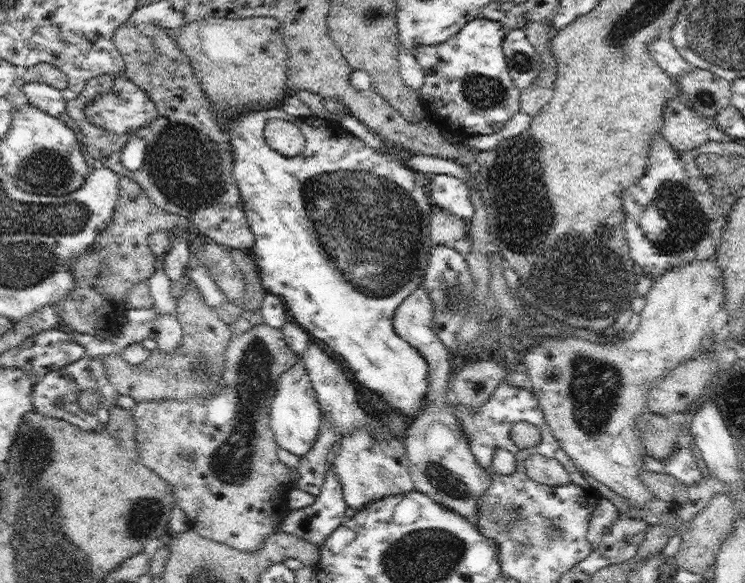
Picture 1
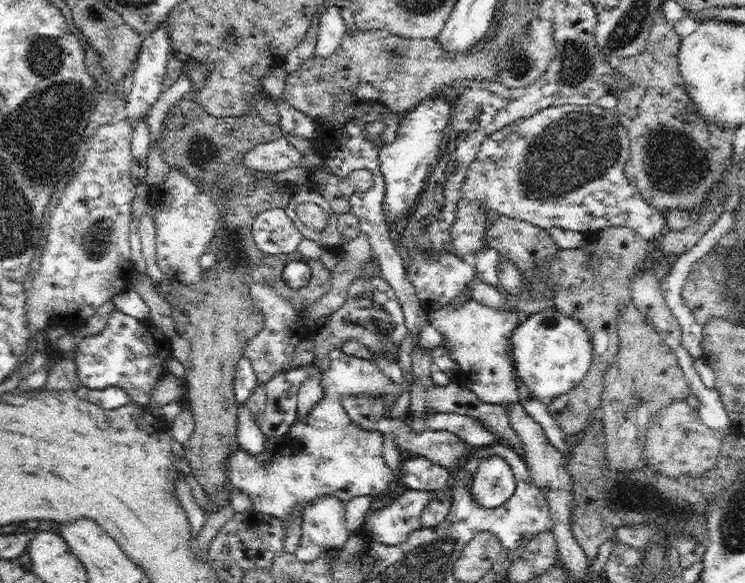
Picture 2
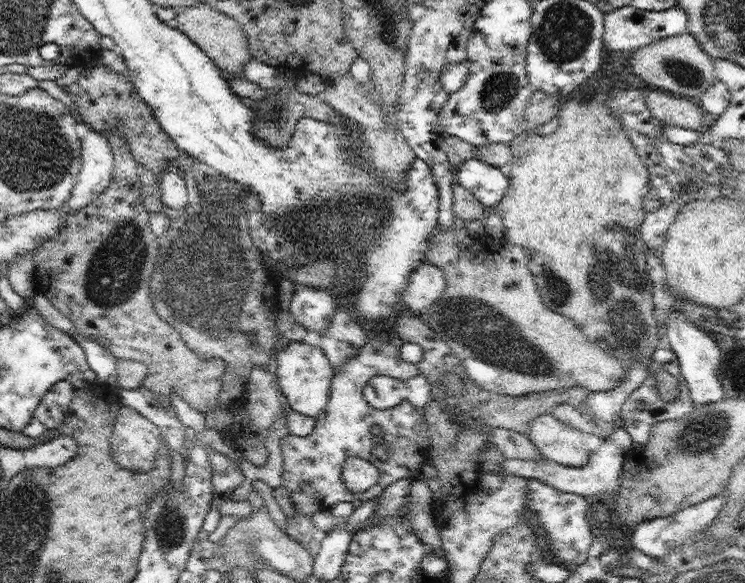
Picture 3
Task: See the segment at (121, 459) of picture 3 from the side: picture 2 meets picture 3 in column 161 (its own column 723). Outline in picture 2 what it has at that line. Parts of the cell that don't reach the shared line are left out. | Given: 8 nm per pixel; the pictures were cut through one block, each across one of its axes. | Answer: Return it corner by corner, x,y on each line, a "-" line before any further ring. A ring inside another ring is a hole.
676,400
656,415
648,428
642,463
670,478
680,475
700,477
723,463
720,450
724,439
725,436
720,431
707,427
701,421
698,412
686,401

